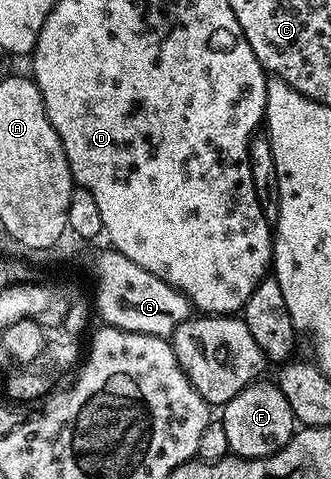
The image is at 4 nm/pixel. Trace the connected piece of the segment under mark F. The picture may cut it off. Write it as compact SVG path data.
M252 382L238 391L221 407L221 421L225 425L225 437L229 437L230 454L240 459L266 459L291 440L297 430L297 420L282 391L274 382Z

